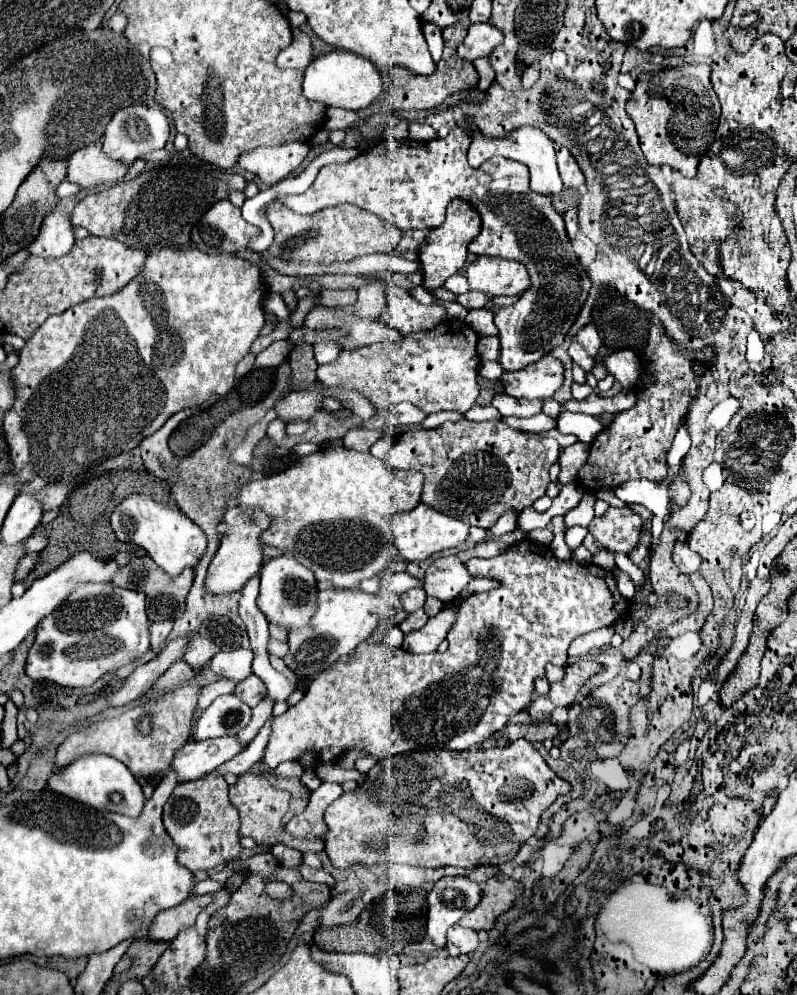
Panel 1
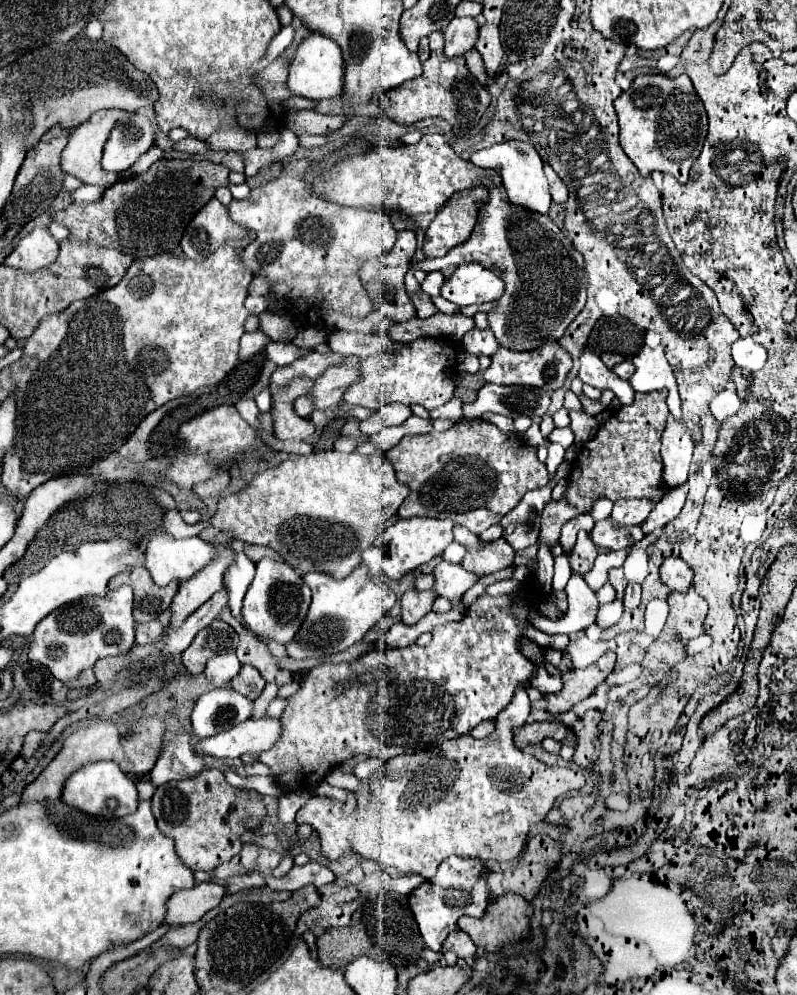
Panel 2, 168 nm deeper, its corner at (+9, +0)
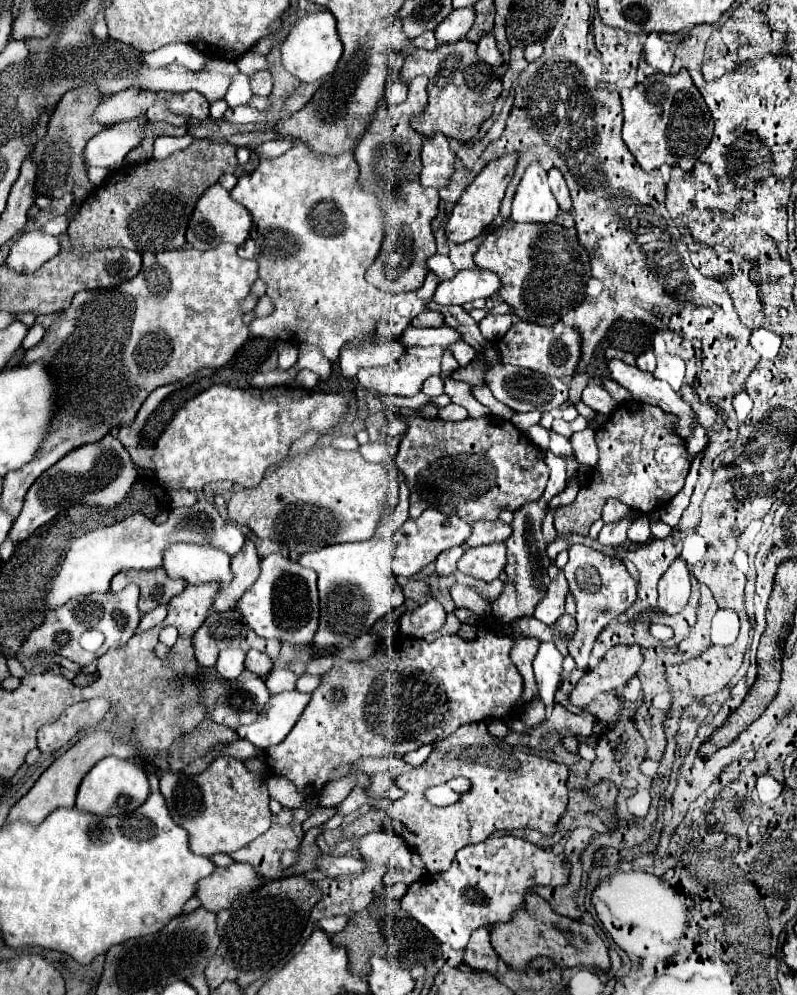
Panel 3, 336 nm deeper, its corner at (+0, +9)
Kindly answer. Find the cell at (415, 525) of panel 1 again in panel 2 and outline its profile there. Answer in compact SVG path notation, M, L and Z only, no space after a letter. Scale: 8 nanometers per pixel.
M410 517L410 519L398 519L396 523L388 525L382 533L386 541L386 555L384 555L384 573L390 579L400 579L408 571L420 567L422 563L428 563L432 557L440 555L452 541L452 527L454 523L450 519L430 519L430 517Z

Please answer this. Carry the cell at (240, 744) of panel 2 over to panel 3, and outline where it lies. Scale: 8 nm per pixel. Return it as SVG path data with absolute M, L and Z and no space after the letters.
M297 690L271 696L263 714L253 724L237 728L239 738L249 740L257 748L269 748L283 742L295 726L295 722L299 720L305 706L309 704L309 700L311 694Z

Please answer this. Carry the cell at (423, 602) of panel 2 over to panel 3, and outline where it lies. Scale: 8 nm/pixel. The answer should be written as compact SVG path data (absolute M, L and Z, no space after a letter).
M429 598L427 604L401 616L401 634L407 638L423 638L425 634L437 632L445 624L445 616L445 608L435 598Z

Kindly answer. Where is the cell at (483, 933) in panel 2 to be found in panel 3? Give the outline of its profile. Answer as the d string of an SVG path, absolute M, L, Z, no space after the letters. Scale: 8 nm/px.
M539 894L525 896L525 908L513 914L511 922L495 924L491 928L491 944L499 958L513 970L527 970L537 956L547 956L557 968L575 968L575 966L597 966L603 972L611 968L609 950L605 940L595 932L593 926L579 920L565 918L557 914L547 900Z

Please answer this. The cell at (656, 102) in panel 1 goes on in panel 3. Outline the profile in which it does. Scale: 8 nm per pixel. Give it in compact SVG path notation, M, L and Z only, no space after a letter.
M683 68L673 74L653 74L641 84L621 90L623 104L623 132L621 138L637 164L651 172L663 164L679 166L685 172L693 168L701 152L713 136L711 112L695 88L689 72Z

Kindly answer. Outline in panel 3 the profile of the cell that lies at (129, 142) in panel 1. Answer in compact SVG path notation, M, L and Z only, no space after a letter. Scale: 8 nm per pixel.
M139 120L121 122L119 126L107 128L101 134L95 134L85 146L85 164L87 166L103 166L103 168L119 168L131 148L135 148L143 132L139 132Z

